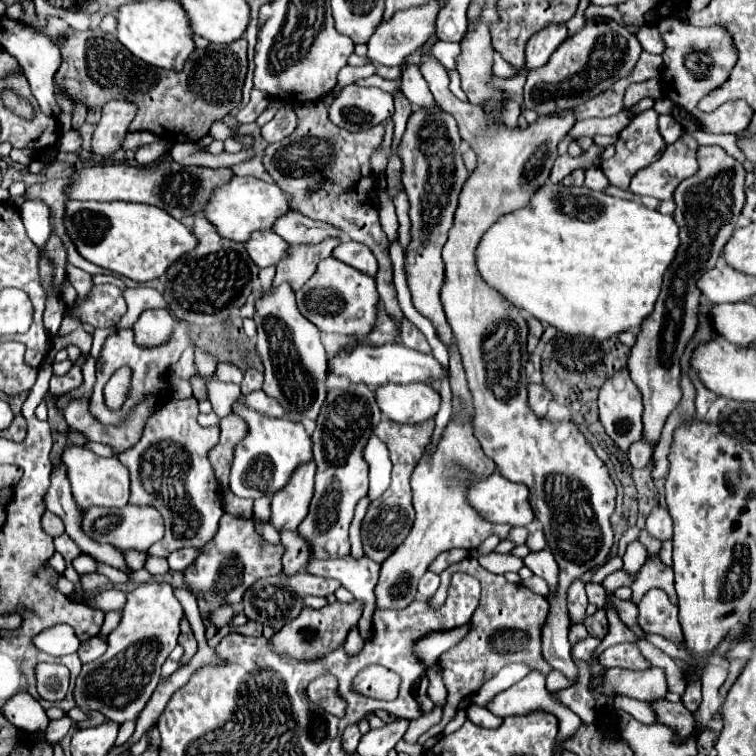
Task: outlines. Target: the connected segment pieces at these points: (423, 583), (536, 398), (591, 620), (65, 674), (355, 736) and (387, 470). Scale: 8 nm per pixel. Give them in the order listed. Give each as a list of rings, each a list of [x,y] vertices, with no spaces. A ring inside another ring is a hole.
[[[427,571],[419,581],[419,595],[425,599],[431,599],[435,595],[437,587],[439,587],[439,575],[433,571]]]
[[[537,383],[529,385],[529,407],[533,409],[533,413],[545,417],[549,401],[551,401],[551,391],[545,385],[537,385]]]
[[[597,609],[597,613],[593,613],[591,617],[585,619],[585,627],[587,627],[589,633],[593,631],[597,637],[605,637],[607,631],[609,631],[609,623],[607,623],[605,611],[603,609]]]
[[[39,663],[37,671],[37,691],[43,699],[63,699],[69,688],[70,672],[64,665]]]
[[[355,723],[355,725],[349,725],[349,727],[345,729],[345,733],[343,733],[343,749],[349,751],[349,753],[353,753],[353,751],[357,749],[359,737],[361,737],[359,725],[357,725],[357,723]]]
[[[371,435],[365,451],[365,461],[369,463],[369,490],[367,496],[370,501],[379,498],[389,487],[389,475],[391,475],[391,459],[387,445],[377,439],[377,435]]]

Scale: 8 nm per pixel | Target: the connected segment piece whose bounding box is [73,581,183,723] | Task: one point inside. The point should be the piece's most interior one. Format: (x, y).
(118, 684)

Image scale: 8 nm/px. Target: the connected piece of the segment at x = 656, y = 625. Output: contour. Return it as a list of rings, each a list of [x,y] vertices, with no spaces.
[[[651,589],[649,593],[645,593],[637,609],[639,609],[639,625],[647,633],[659,633],[663,637],[669,637],[677,645],[683,643],[677,607],[669,601],[665,591]]]

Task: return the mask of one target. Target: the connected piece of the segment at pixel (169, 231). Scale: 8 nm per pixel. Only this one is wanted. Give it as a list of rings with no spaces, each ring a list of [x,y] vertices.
[[[67,201],[65,229],[83,259],[139,283],[159,279],[169,263],[191,251],[197,243],[191,229],[159,207],[141,203]]]

